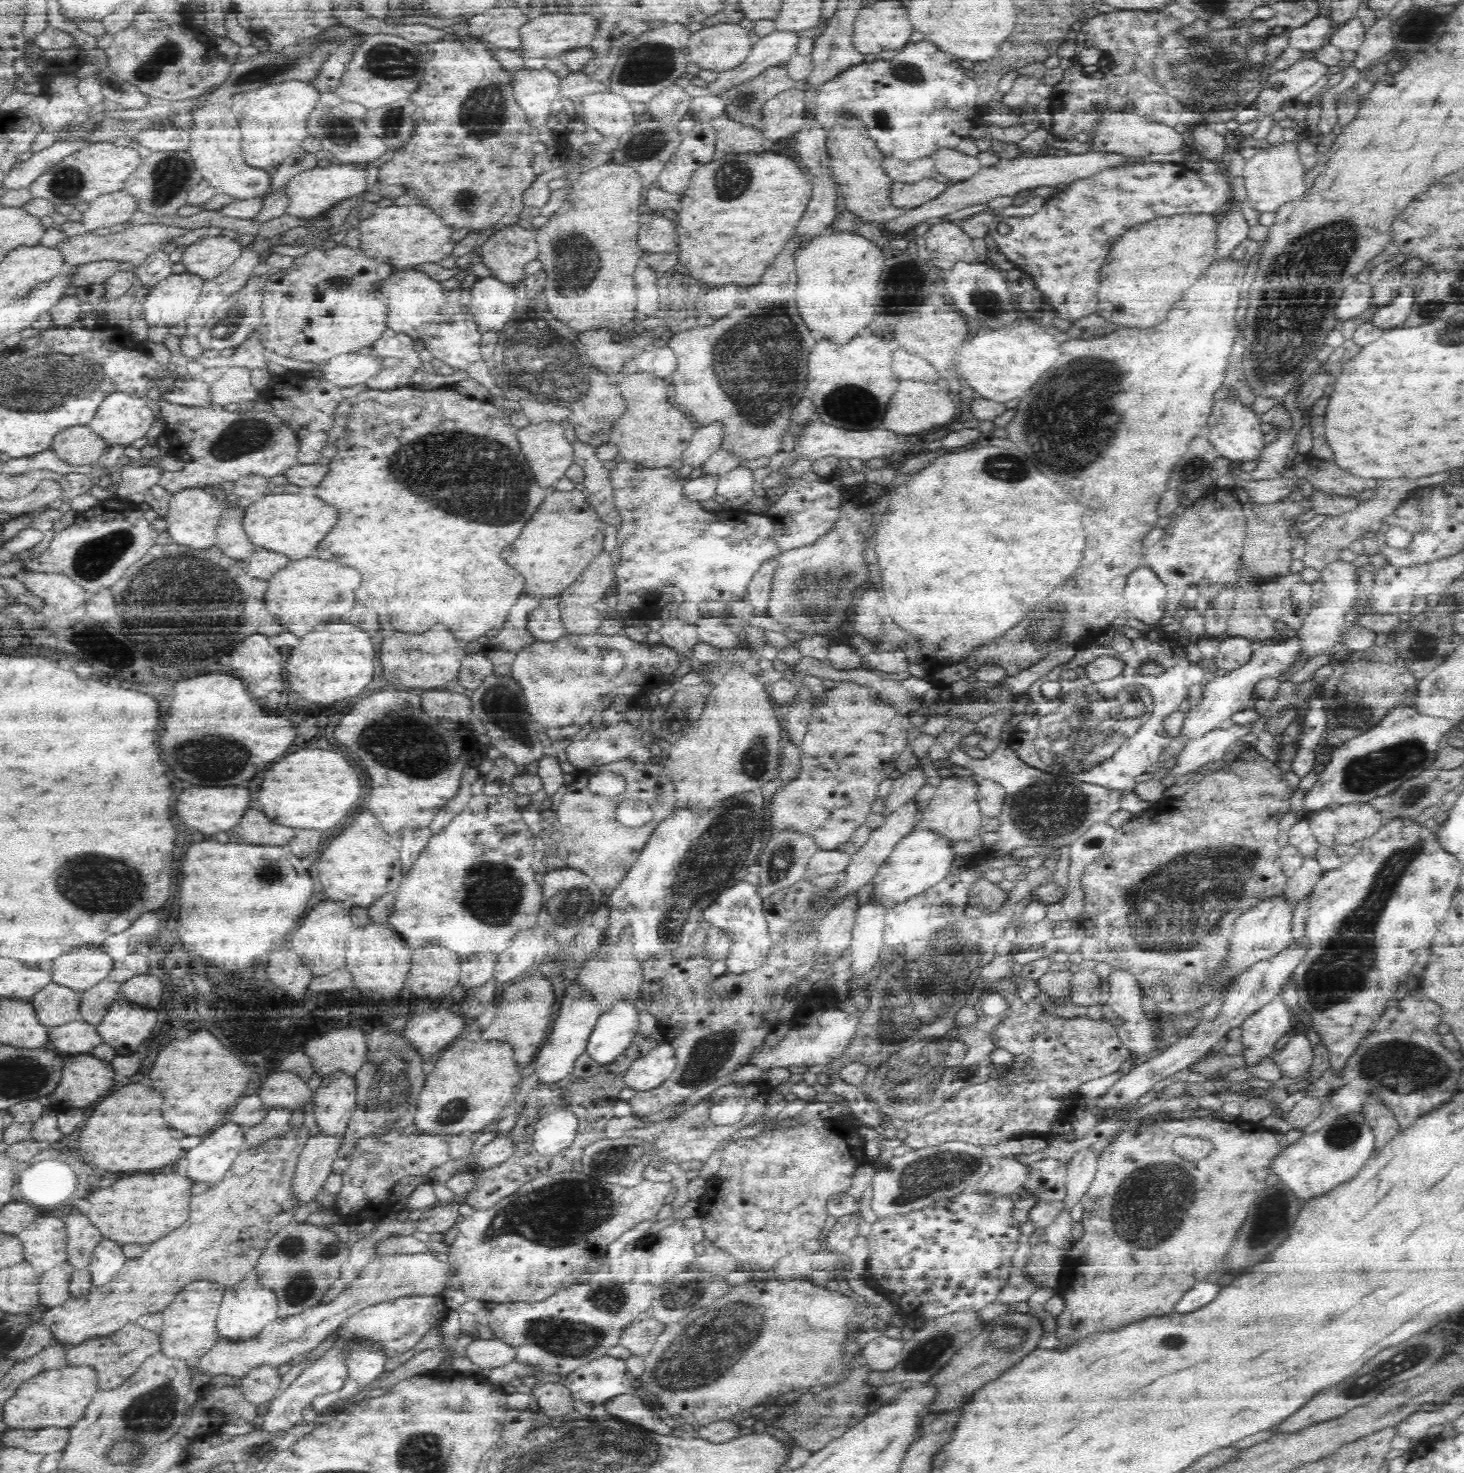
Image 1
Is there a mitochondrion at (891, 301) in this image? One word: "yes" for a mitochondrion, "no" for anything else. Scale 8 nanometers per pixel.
no

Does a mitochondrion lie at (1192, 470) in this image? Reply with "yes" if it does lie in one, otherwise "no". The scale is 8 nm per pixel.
yes

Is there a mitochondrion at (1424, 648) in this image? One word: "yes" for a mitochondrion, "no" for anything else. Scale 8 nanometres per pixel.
yes

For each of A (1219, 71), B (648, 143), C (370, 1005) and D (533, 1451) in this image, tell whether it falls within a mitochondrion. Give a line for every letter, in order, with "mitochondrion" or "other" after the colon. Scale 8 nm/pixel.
A: mitochondrion
B: mitochondrion
C: other
D: mitochondrion

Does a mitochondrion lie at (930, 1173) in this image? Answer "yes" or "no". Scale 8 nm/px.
yes

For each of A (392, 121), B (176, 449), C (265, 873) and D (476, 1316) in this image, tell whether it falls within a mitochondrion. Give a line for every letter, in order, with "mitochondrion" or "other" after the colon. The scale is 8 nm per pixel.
A: mitochondrion
B: other
C: mitochondrion
D: other

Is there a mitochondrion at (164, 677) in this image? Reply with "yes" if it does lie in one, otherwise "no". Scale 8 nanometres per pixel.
no

